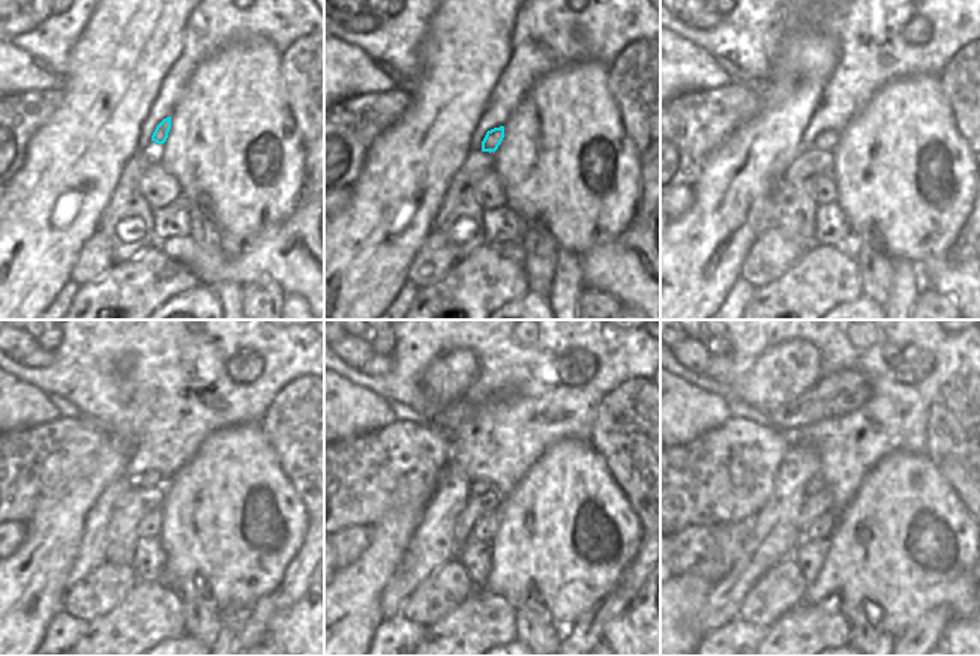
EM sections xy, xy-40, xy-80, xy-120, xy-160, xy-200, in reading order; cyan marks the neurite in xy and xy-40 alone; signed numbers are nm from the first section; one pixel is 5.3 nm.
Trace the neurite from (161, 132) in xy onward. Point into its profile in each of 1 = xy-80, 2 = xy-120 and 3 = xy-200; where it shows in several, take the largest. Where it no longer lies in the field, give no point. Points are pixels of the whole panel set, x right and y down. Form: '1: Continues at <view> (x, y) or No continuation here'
1: Continues at xy-80 (827, 140)
2: Continues at xy-120 (150, 478)
3: Continues at xy-200 (815, 485)

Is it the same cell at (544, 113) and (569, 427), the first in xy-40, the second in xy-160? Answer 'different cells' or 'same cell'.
different cells

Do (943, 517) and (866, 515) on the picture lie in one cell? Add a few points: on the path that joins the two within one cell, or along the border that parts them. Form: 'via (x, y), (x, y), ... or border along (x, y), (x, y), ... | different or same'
via (923, 517), (886, 517) | same

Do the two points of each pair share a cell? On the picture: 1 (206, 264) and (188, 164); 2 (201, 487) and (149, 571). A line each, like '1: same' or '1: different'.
1: different
2: different

